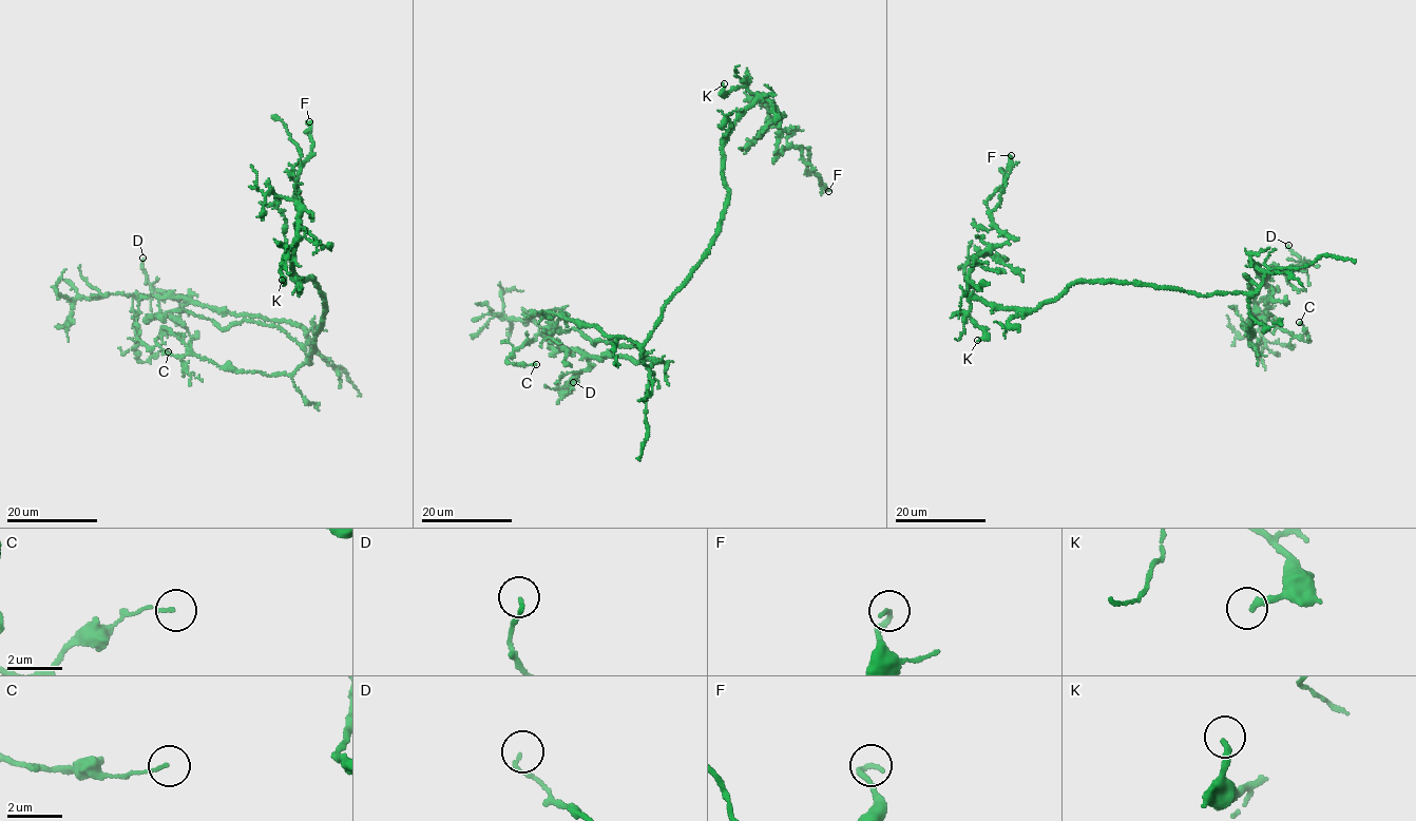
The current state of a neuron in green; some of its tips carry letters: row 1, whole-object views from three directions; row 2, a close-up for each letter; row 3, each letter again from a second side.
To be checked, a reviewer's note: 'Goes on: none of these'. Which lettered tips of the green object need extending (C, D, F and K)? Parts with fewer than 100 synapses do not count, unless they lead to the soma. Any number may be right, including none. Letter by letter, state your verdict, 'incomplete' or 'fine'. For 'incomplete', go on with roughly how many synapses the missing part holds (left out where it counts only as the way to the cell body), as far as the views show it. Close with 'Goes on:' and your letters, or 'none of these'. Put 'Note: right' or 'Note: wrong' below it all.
C: fine
D: fine
F: fine
K: fine
Goes on: none of these
Note: right

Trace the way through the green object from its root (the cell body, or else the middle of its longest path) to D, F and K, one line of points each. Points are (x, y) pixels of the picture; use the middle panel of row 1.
D: (680, 287), (644, 346), (643, 363), (653, 365), (650, 359), (589, 357), (588, 369), (559, 393), (573, 382)
F: (680, 287), (722, 221), (725, 137), (752, 102), (775, 103), (776, 152), (799, 148), (828, 191)
K: (680, 287), (722, 221), (727, 192), (725, 137), (757, 96), (745, 87), (725, 93), (724, 83)

